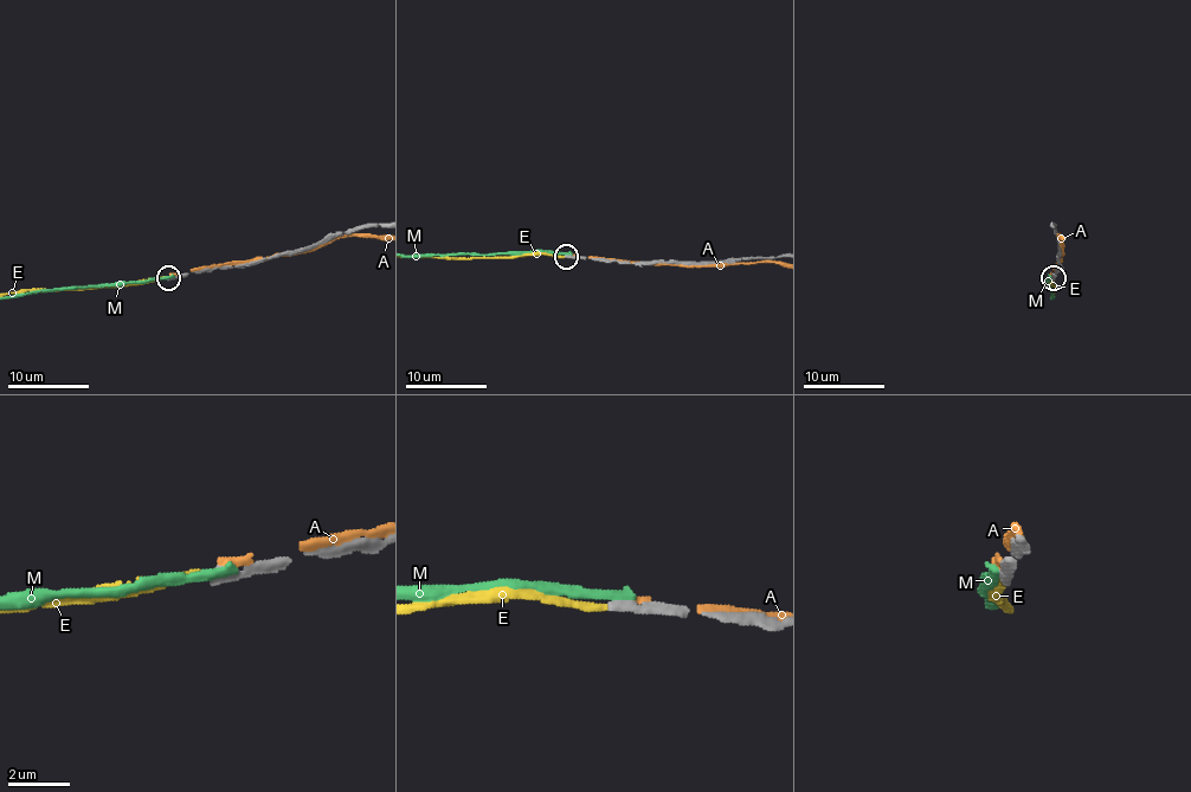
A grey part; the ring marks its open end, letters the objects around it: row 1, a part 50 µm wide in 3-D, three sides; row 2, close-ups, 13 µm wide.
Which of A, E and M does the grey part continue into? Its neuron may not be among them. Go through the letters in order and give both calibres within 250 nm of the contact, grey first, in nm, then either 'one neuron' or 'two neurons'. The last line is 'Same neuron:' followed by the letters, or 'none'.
A: 400/280 nm | two neurons
E: 320/260 nm | two neurons
M: 360/360 nm | two neurons
Same neuron: none

